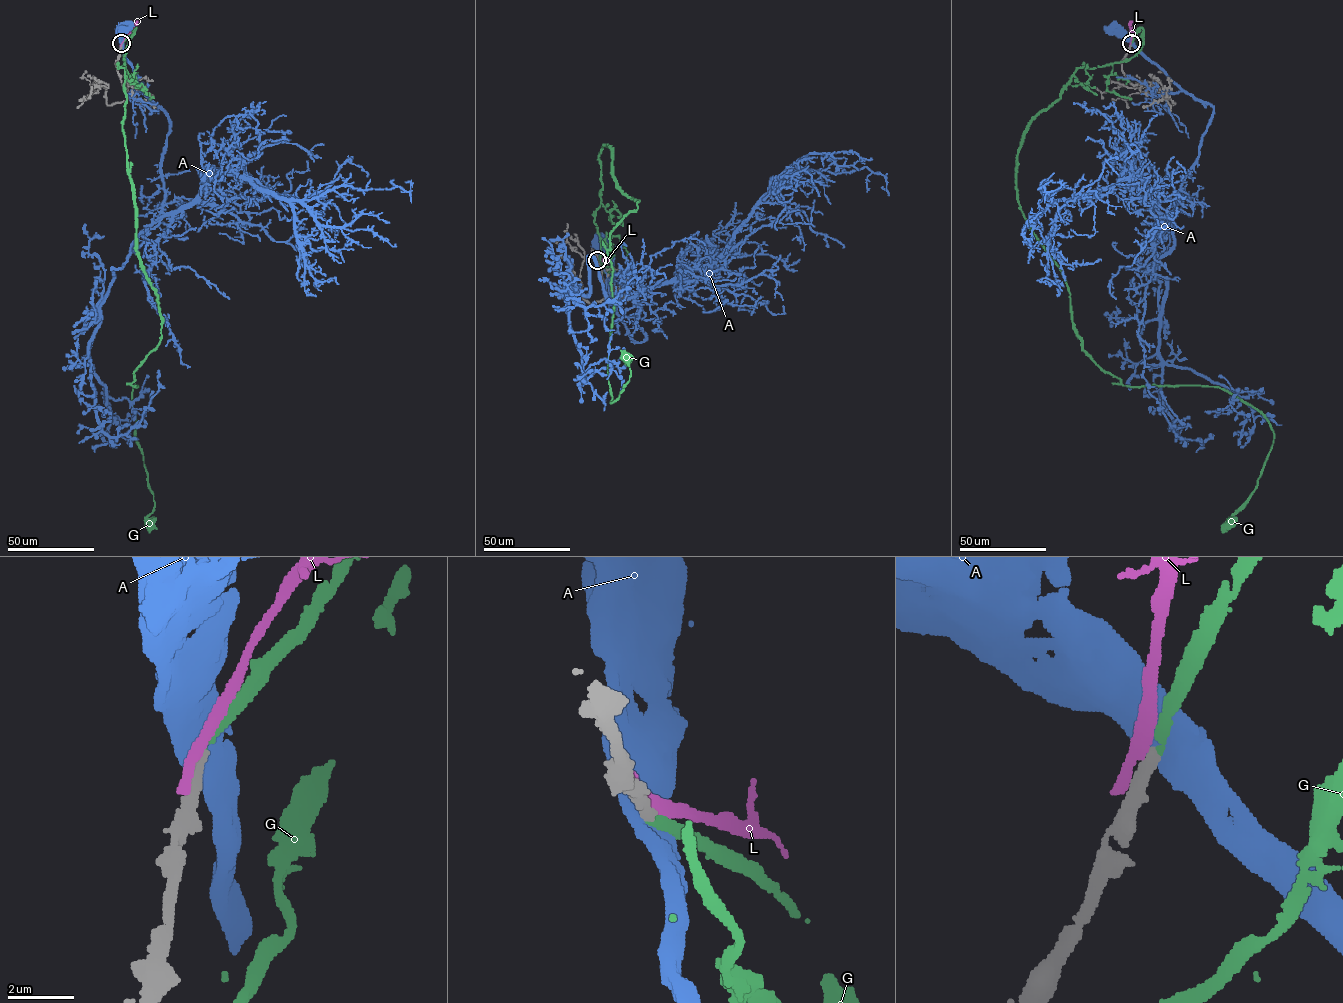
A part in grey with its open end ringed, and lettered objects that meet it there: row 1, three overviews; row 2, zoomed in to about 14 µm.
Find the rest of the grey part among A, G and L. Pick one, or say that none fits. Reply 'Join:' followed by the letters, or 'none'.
Join: G

